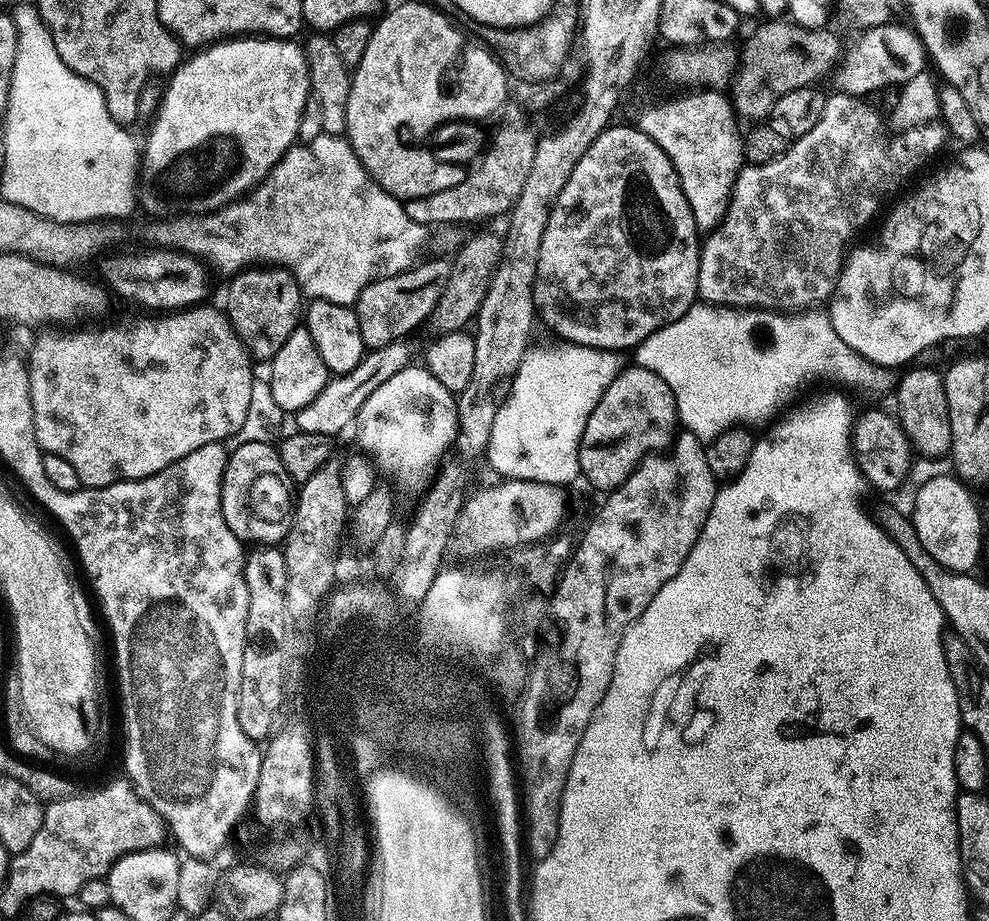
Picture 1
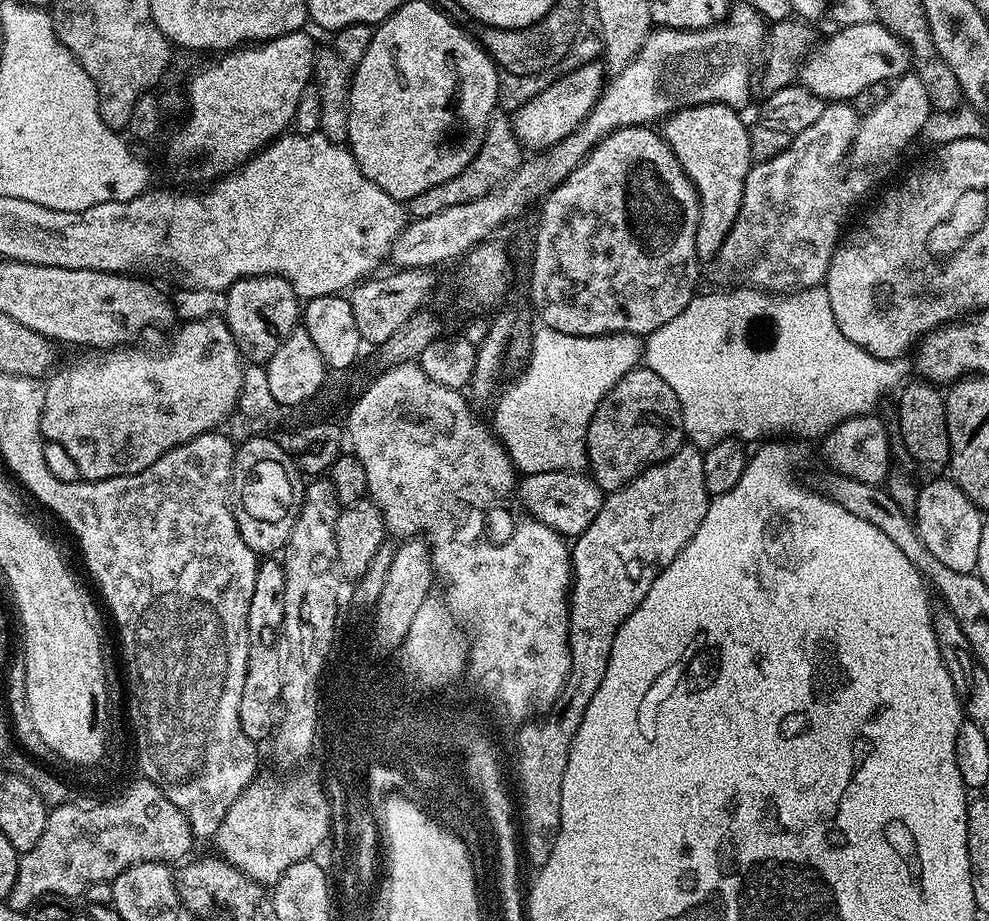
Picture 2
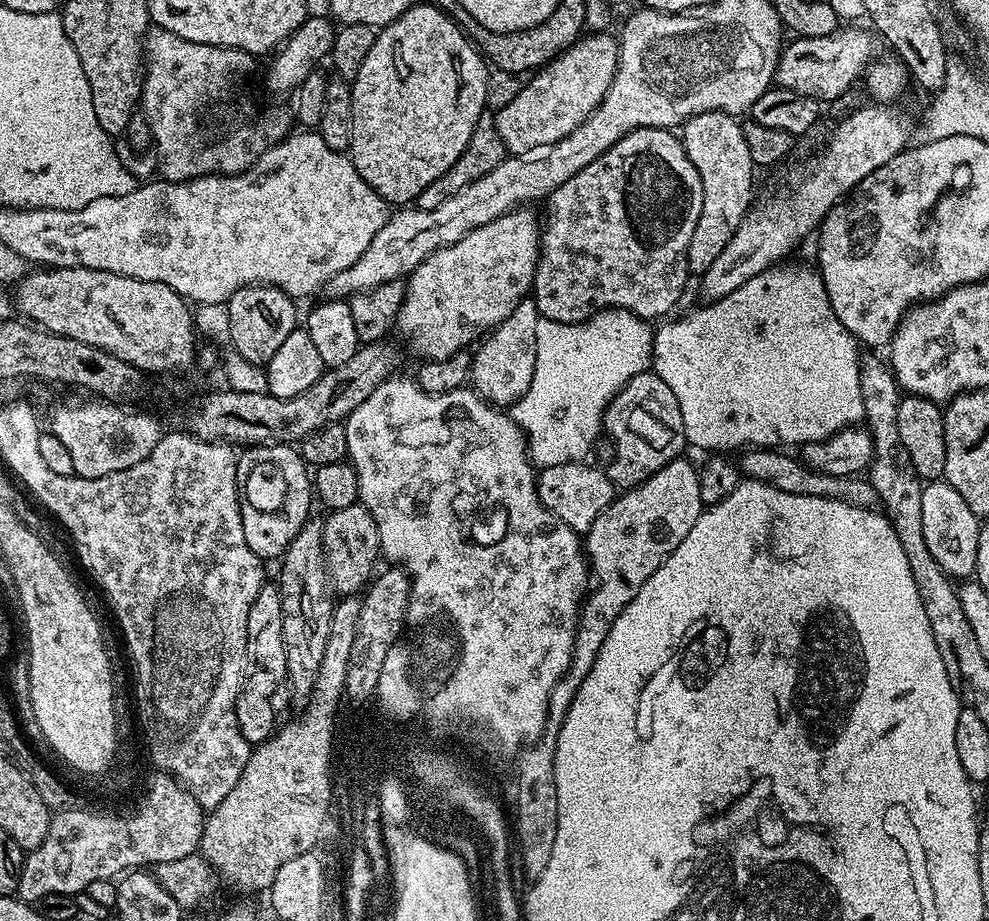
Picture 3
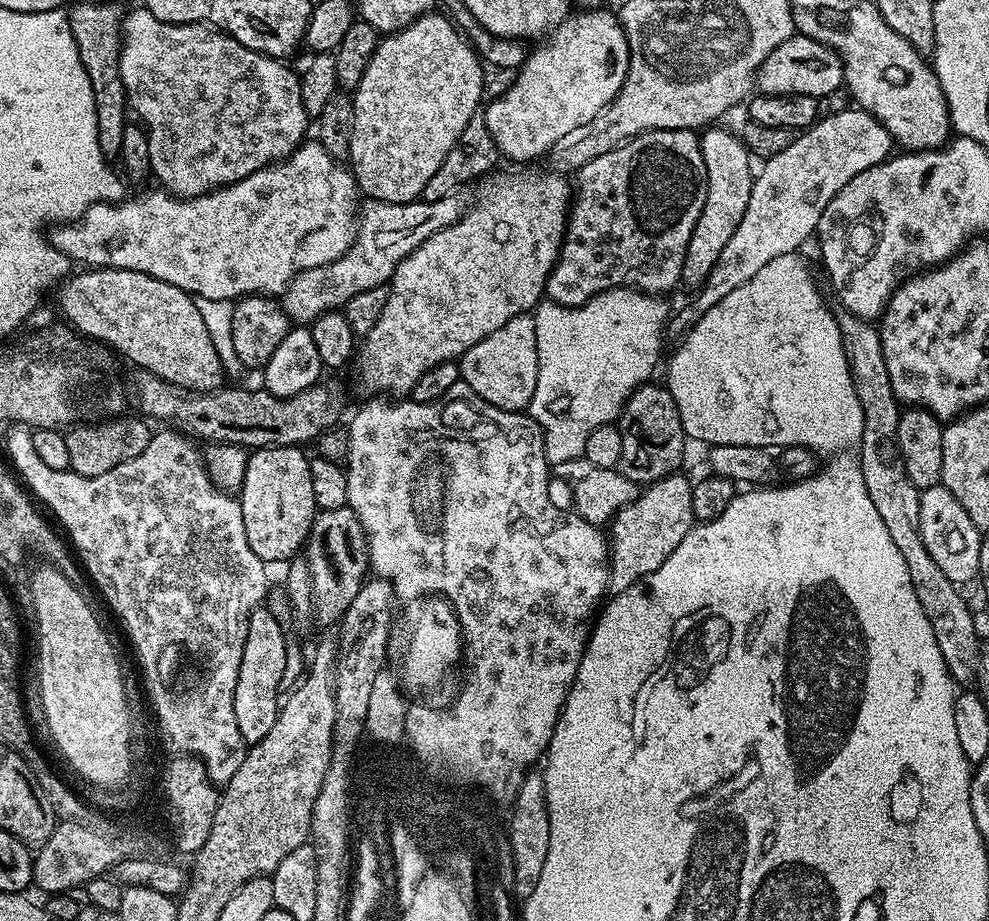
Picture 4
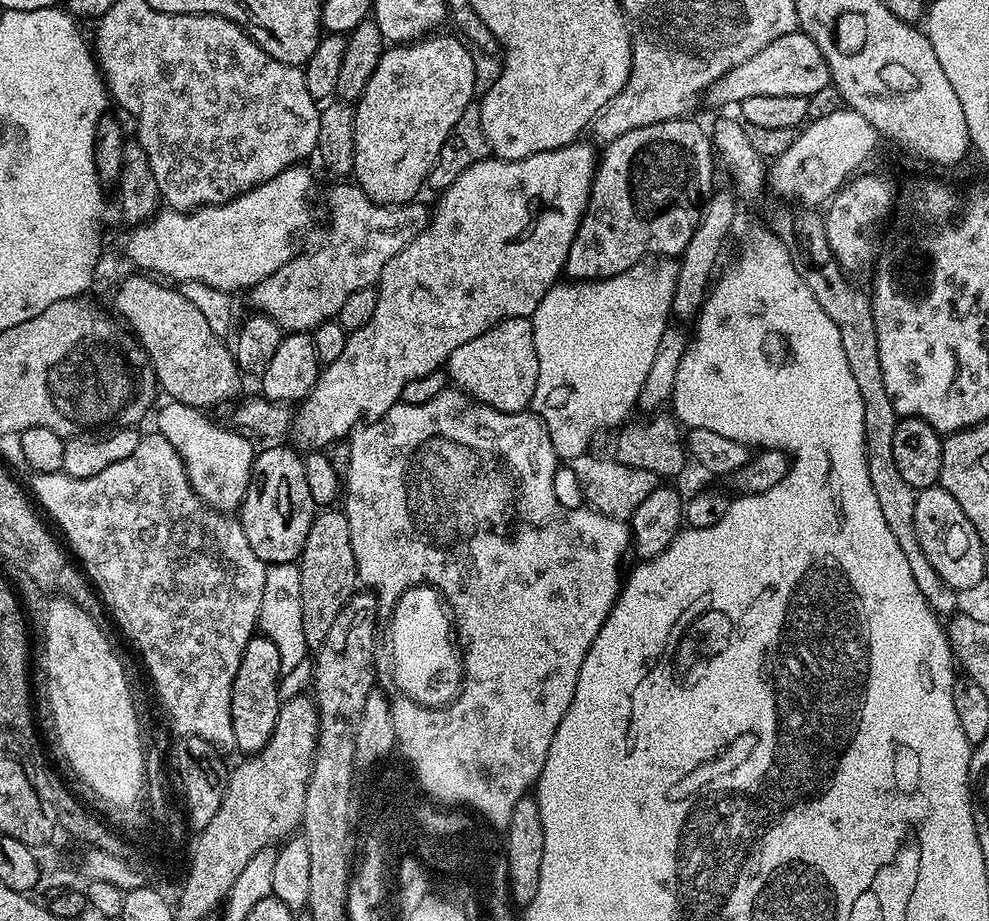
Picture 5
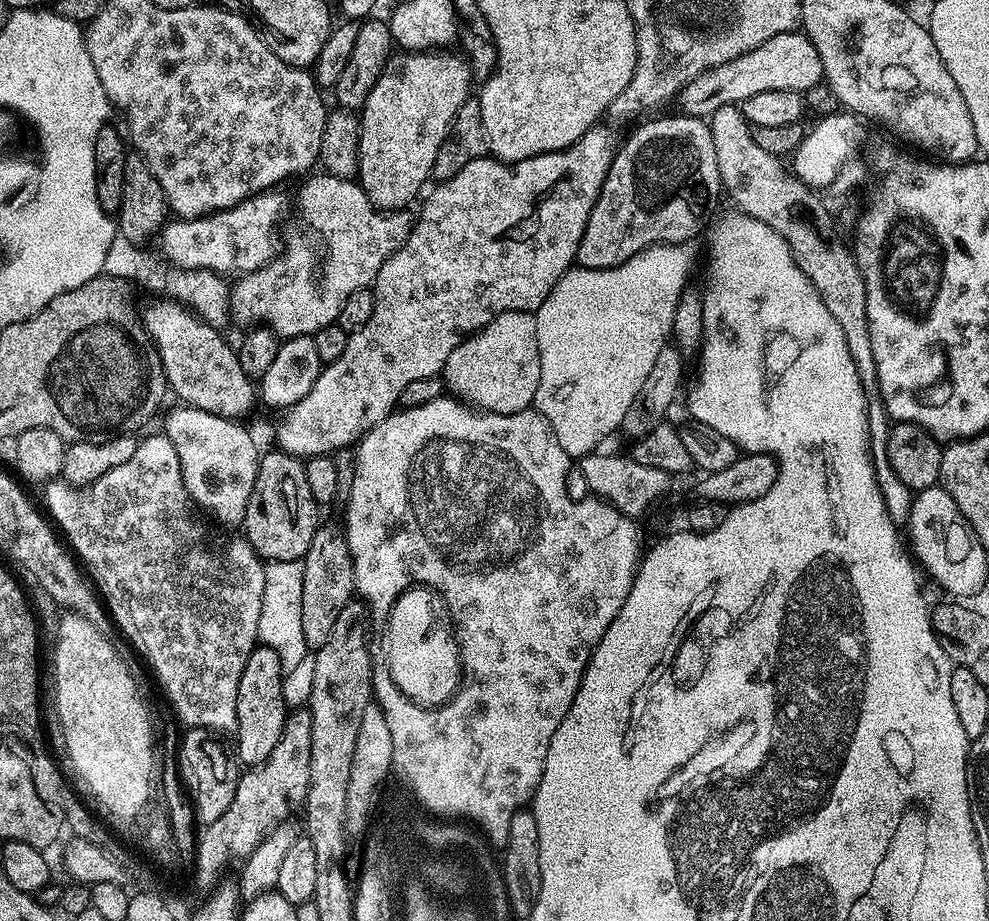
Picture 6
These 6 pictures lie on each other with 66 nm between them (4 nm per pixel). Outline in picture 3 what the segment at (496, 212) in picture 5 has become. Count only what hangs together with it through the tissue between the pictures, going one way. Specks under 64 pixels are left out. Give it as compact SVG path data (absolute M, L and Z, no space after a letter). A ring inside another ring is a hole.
M528 206L514 208L505 216L494 218L494 222L486 222L486 226L470 230L470 234L430 254L414 271L408 273L404 301L396 315L395 327L398 332L400 328L401 334L408 339L410 352L412 347L413 354L420 356L421 361L445 360L465 351L469 347L467 344L475 345L503 320L510 318L523 300L529 299L540 261L542 231L541 217L536 217L532 210Z

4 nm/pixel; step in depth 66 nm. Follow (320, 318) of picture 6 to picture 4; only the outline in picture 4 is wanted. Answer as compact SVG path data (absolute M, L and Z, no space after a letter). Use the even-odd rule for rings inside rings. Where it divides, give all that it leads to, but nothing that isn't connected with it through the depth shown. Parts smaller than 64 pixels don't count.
M451 192L449 196L442 198L438 202L430 202L421 198L413 200L410 204L383 204L381 200L368 200L365 205L365 208L363 205L359 209L356 239L349 246L348 253L326 266L318 266L305 272L297 272L295 278L289 282L282 296L284 313L288 315L289 321L300 326L311 325L312 321L317 320L324 312L343 309L344 304L350 302L350 298L354 298L354 294L358 294L362 290L387 285L397 266L410 253L418 250L418 246L422 246L422 242L426 242L426 238L430 238L434 234L438 234L443 228L449 228L450 225L460 221L461 216L470 207L470 200L467 200L464 194L460 192Z

